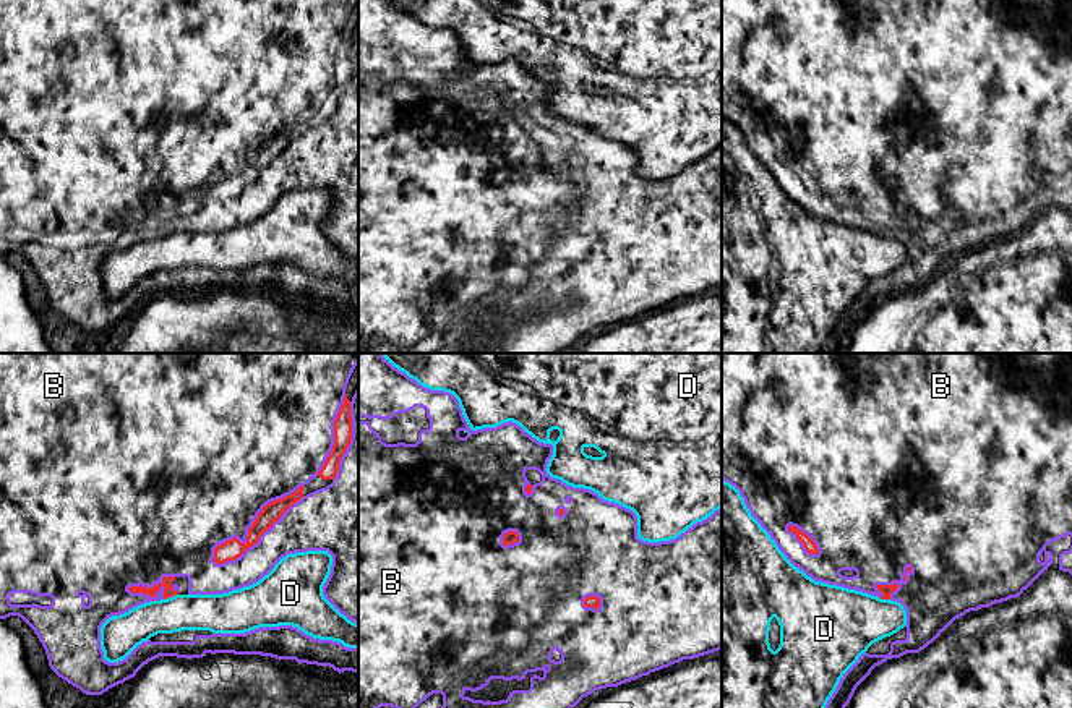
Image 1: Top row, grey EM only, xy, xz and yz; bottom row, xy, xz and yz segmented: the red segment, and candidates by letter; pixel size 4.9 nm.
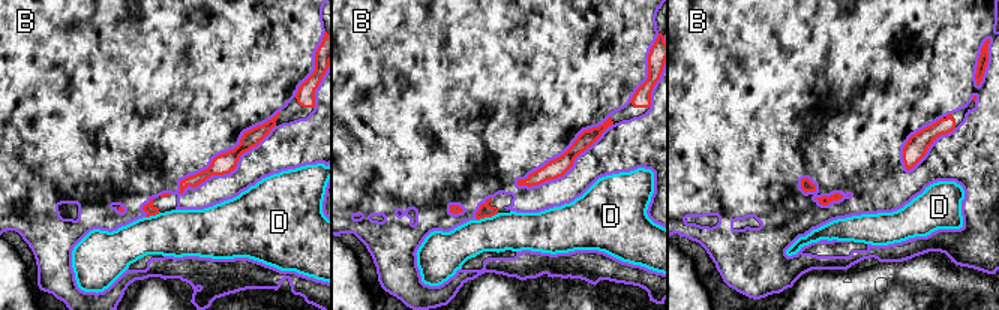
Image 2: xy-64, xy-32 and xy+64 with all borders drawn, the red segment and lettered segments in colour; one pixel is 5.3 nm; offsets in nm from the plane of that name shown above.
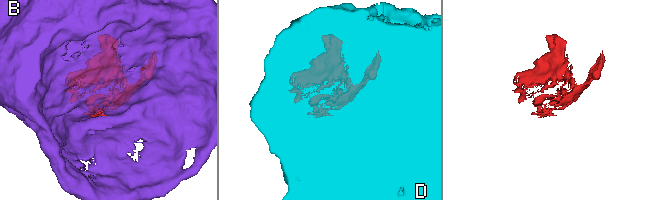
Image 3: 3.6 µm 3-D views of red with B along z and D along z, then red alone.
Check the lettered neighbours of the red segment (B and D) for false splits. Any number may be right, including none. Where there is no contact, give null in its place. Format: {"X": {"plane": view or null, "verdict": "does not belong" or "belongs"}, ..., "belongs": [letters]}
{"B": {"plane": "xy", "verdict": "belongs"}, "D": {"plane": "xy", "verdict": "does not belong"}, "belongs": ["B"]}

